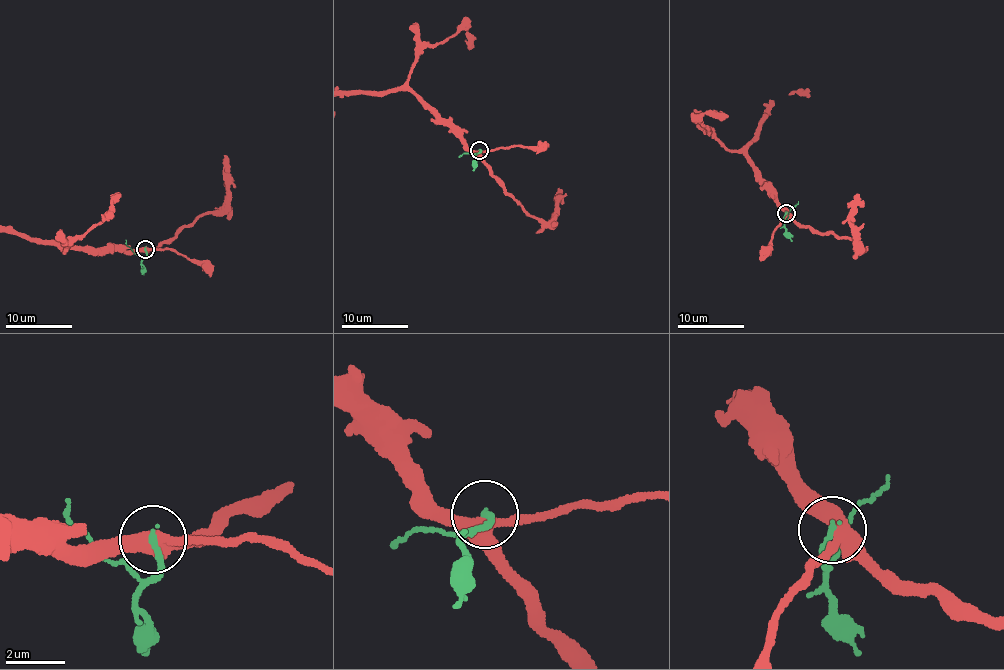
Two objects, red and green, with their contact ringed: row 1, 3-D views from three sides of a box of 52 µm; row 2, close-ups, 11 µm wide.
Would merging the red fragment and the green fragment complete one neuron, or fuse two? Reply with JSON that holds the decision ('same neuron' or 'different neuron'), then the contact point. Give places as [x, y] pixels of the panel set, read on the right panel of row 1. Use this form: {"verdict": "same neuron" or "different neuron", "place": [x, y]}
{"verdict": "different neuron", "place": [786, 213]}

